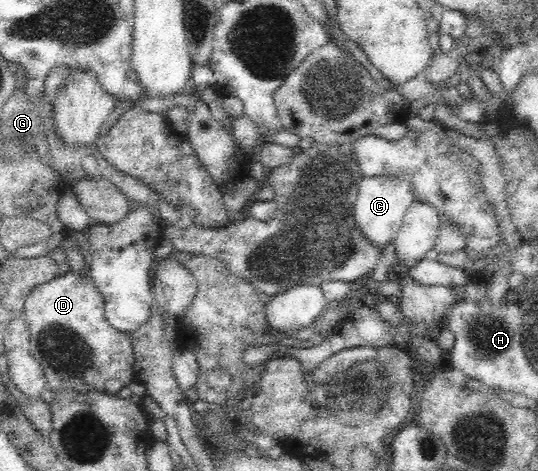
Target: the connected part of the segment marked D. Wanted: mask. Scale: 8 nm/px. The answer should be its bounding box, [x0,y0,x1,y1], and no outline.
[23,271,134,396]

